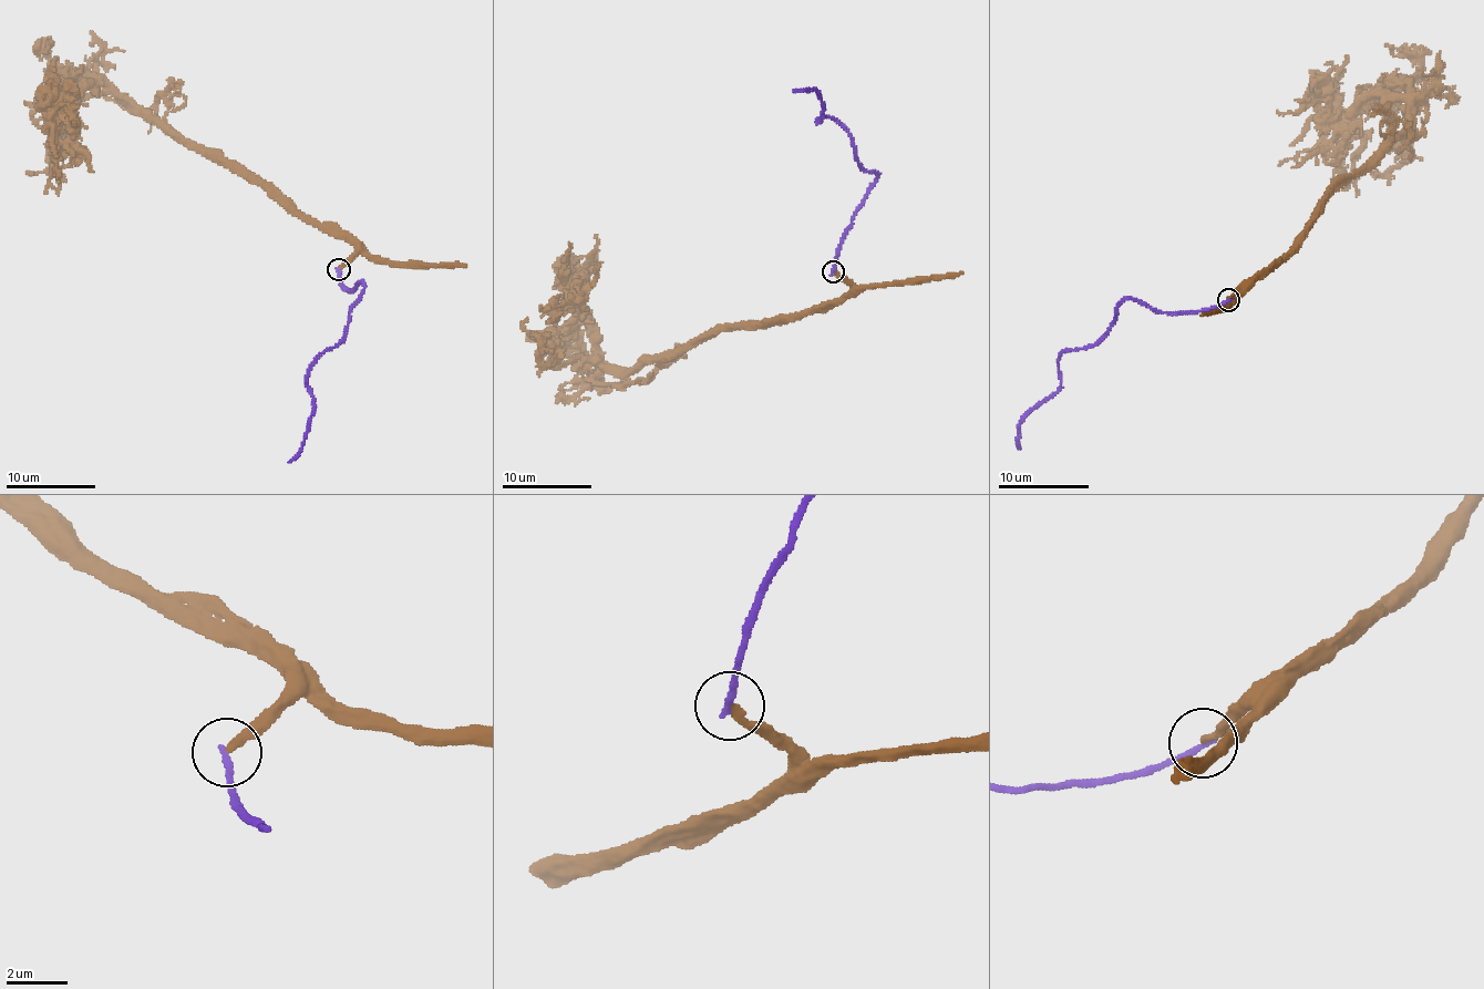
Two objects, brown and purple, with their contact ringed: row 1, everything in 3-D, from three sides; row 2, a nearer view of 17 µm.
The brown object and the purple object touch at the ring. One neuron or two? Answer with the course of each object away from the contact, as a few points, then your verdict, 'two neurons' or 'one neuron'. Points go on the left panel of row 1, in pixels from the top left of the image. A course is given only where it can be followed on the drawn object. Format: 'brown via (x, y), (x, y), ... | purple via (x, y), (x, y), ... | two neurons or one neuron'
brown via (339, 269), (356, 248), (346, 238), (288, 213), (107, 88), (89, 88), (57, 121), (58, 178) | purple via (339, 269), (341, 286), (349, 291), (359, 281), (364, 288), (343, 337), (309, 371), (309, 428), (288, 462) | two neurons

